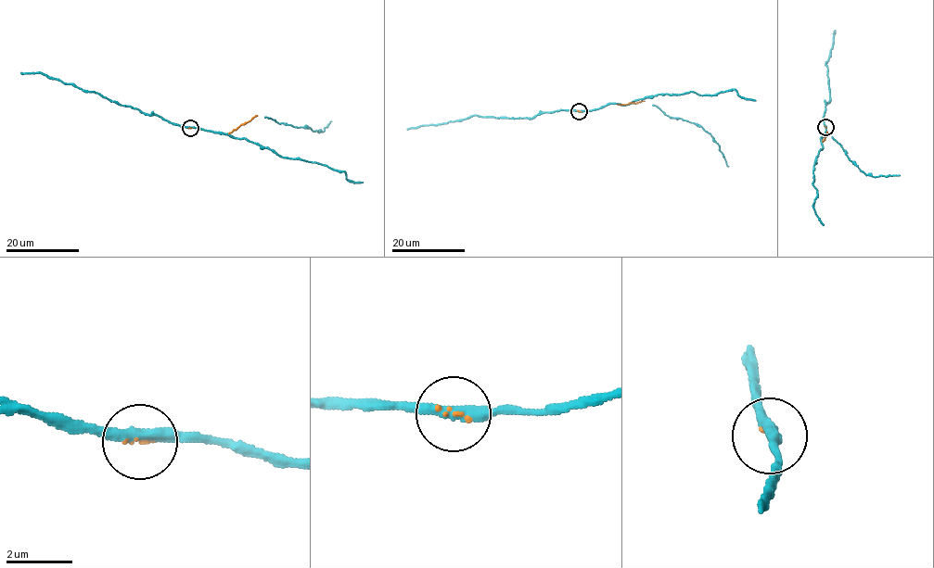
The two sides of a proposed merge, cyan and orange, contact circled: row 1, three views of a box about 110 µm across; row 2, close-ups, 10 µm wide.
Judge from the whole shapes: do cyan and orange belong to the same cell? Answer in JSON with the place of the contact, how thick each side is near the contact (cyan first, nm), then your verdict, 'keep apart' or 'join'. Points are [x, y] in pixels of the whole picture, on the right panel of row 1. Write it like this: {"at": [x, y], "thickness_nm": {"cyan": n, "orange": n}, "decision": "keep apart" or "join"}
{"at": [825, 127], "thickness_nm": {"cyan": 340, "orange": 80}, "decision": "join"}

